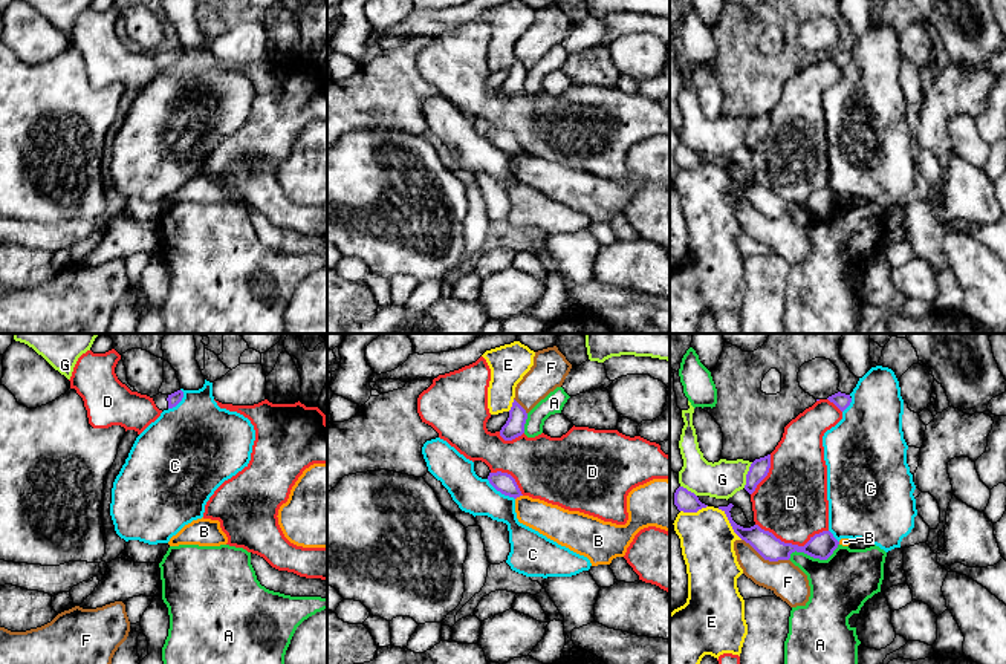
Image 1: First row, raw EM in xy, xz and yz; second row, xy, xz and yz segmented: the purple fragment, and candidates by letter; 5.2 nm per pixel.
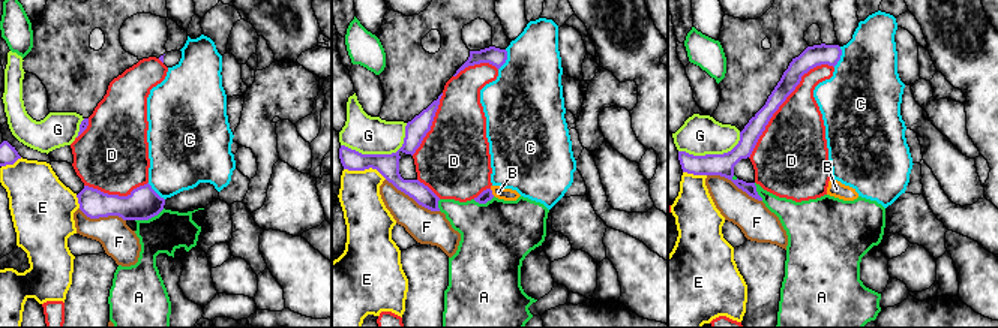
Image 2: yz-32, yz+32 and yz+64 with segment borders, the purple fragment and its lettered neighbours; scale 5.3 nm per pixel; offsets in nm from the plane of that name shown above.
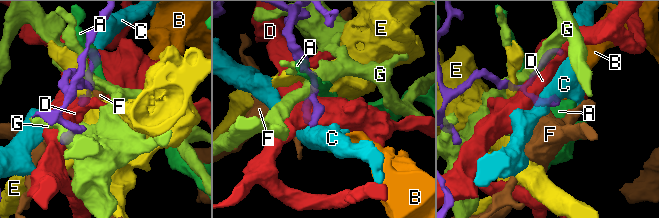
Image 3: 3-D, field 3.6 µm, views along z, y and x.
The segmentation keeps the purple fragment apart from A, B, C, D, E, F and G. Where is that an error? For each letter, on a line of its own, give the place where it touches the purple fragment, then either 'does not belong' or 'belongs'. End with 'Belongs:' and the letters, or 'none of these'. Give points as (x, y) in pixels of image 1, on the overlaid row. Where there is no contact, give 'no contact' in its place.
A: contact yz (814, 557); does not belong
B: contact xz (519, 496); does not belong
C: contact xz (500, 491); does not belong
D: contact yz (791, 543); does not belong
E: contact yz (730, 522); does not belong
F: contact yz (765, 559); does not belong
G: contact yz (746, 475); does not belong
Belongs: none of these

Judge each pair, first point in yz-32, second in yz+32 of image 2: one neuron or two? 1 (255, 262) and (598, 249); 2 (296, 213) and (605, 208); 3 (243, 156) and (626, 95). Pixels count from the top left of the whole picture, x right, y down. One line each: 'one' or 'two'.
1: one
2: two
3: two

